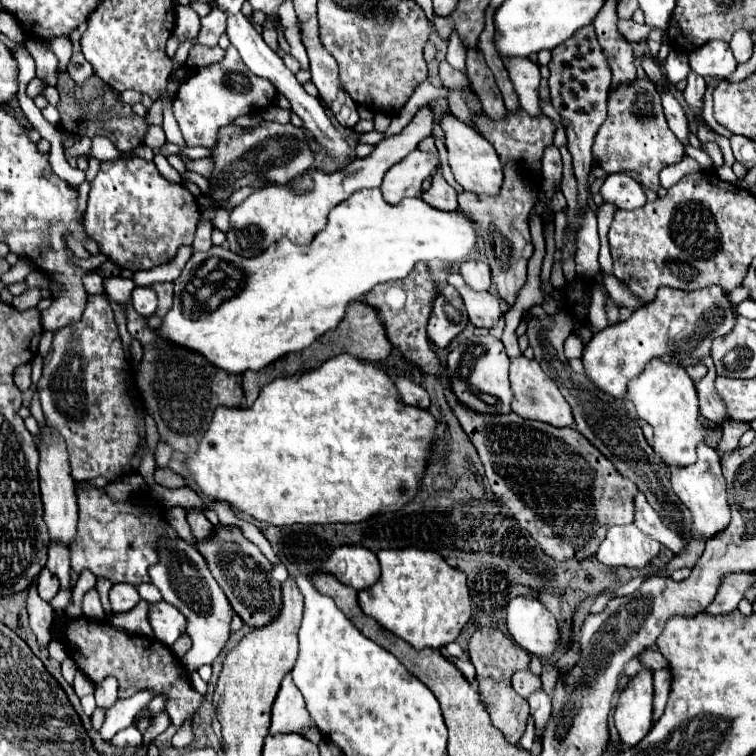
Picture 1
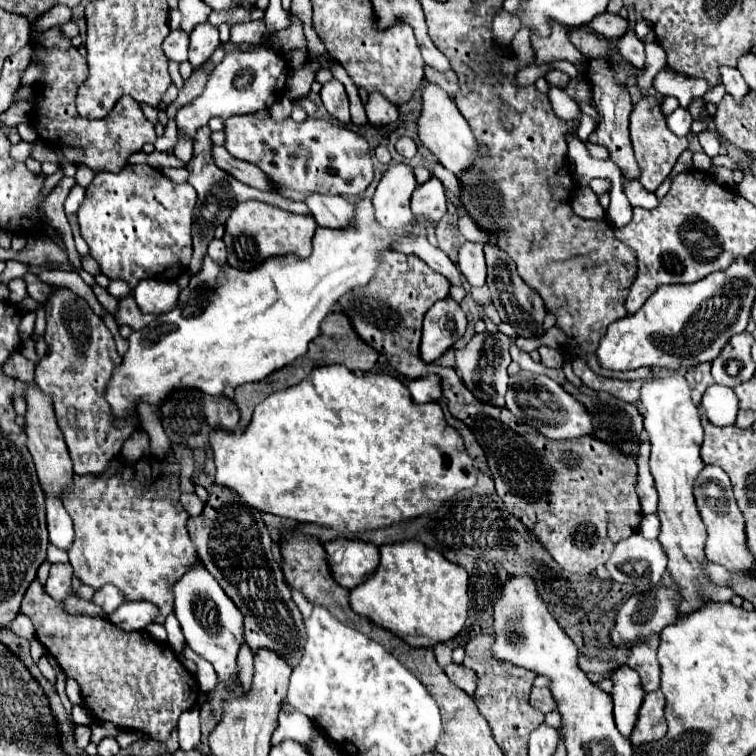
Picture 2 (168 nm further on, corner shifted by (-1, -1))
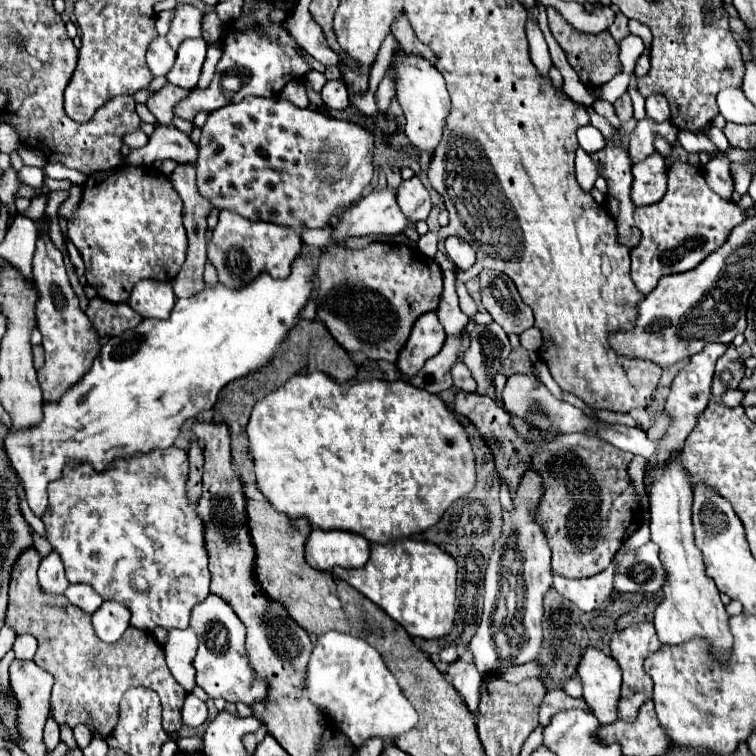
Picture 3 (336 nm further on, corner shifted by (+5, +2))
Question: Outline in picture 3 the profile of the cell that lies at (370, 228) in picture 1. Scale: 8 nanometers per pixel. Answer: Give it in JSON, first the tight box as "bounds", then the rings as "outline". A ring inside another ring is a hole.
{"bounds":[5,257,313,517],"outline":[[[297,257],[287,279],[273,279],[261,273],[247,287],[231,291],[221,287],[205,289],[189,299],[177,299],[167,321],[143,319],[135,329],[111,337],[99,351],[93,367],[67,393],[53,403],[43,403],[43,421],[37,427],[9,431],[5,437],[5,453],[13,465],[31,511],[41,517],[49,505],[47,485],[63,475],[63,467],[73,461],[89,463],[97,473],[113,469],[115,461],[145,455],[153,449],[167,449],[175,443],[181,425],[201,411],[213,409],[217,393],[233,379],[263,367],[281,347],[295,317],[311,295],[313,267],[311,261]]]}

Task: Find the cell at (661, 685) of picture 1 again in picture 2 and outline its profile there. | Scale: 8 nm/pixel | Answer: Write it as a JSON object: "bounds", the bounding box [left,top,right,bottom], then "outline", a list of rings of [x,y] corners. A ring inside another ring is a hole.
{"bounds":[631,688,667,744],"outline":[[[657,688],[645,696],[643,706],[639,710],[639,720],[637,720],[635,732],[631,736],[633,744],[645,744],[645,742],[663,738],[663,734],[667,732],[667,724],[663,718],[663,706],[665,706],[665,698],[663,698],[661,688]]]}

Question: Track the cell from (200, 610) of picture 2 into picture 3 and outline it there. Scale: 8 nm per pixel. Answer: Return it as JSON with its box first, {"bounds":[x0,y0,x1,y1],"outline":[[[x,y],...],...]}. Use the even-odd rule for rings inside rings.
{"bounds":[191,595,269,707],"outline":[[[209,595],[203,603],[193,607],[191,627],[199,637],[199,649],[195,657],[197,685],[211,699],[223,697],[229,703],[245,703],[247,707],[251,707],[255,701],[265,703],[269,681],[253,675],[253,669],[249,667],[249,659],[245,655],[245,625],[233,613],[233,609],[217,595]]]}

